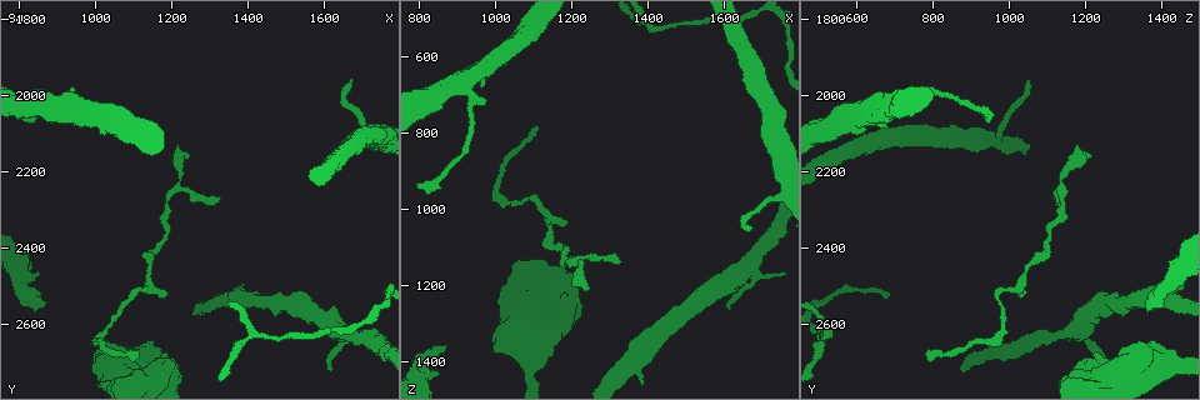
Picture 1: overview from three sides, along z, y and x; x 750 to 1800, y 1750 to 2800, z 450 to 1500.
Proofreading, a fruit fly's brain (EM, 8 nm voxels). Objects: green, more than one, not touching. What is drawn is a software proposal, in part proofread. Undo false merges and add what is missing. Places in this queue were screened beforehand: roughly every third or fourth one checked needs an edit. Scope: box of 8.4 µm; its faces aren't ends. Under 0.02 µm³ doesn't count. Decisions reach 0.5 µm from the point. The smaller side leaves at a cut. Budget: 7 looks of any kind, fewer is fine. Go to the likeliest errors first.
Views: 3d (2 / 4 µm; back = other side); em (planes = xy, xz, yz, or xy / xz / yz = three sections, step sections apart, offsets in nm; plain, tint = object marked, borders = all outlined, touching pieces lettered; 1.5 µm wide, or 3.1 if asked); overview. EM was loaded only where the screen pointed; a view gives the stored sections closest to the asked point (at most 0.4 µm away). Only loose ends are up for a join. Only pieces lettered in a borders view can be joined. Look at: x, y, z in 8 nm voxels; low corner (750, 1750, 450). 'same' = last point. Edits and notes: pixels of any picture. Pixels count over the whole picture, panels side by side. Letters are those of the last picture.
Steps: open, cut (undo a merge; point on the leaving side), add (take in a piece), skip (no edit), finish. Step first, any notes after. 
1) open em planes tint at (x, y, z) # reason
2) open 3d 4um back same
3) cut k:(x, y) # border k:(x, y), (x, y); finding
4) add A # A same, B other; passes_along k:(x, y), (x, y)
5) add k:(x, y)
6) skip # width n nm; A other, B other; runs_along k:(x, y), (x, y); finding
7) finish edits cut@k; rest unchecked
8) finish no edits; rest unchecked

open em planes borders at (880, 2550, 1355) # long arm stops here

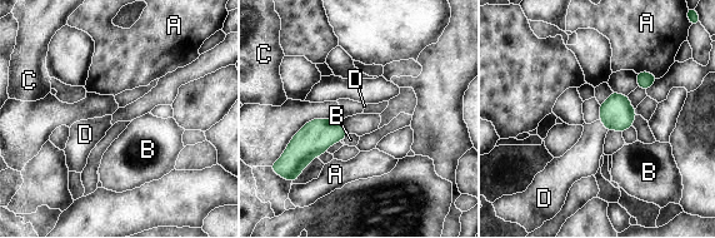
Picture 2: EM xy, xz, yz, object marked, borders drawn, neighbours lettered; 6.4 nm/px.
add D # A other, B other, C other, D same; passes_along 2:(616, 113), (603, 124), (584, 158); the neuron continues

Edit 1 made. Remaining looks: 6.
open em xy step 8 borders at (1200, 2725, 1170) # an open end

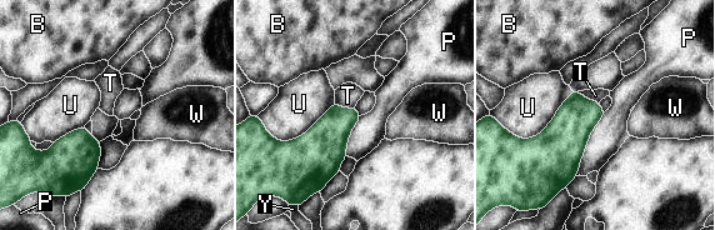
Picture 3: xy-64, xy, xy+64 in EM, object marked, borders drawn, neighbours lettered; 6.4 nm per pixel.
open em planes borders same

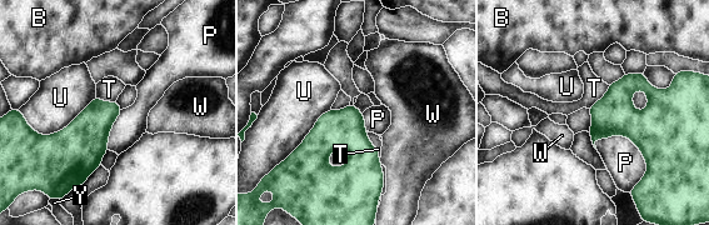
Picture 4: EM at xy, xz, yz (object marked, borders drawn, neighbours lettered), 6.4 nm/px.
skip # longest_contact U 460 nm; B other, P other, T other, U other, W other, Y other; border 4:(598, 138), (640, 151), (629, 193); none of them fits

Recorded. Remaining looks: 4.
open em planes borders at (1605, 2715, 1260) # an open end

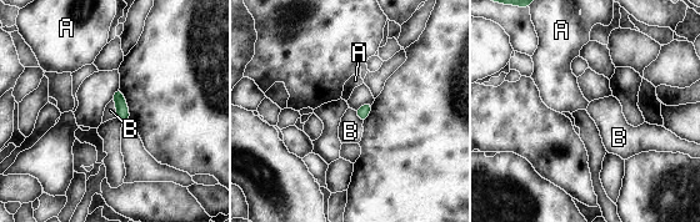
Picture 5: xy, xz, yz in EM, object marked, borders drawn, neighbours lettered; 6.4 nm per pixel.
skip # width 80 nm; A other, B other; border 5:(113, 99), (116, 117); no lettered piece goes on from it

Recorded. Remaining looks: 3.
finish edits add@2; rest unchecked

